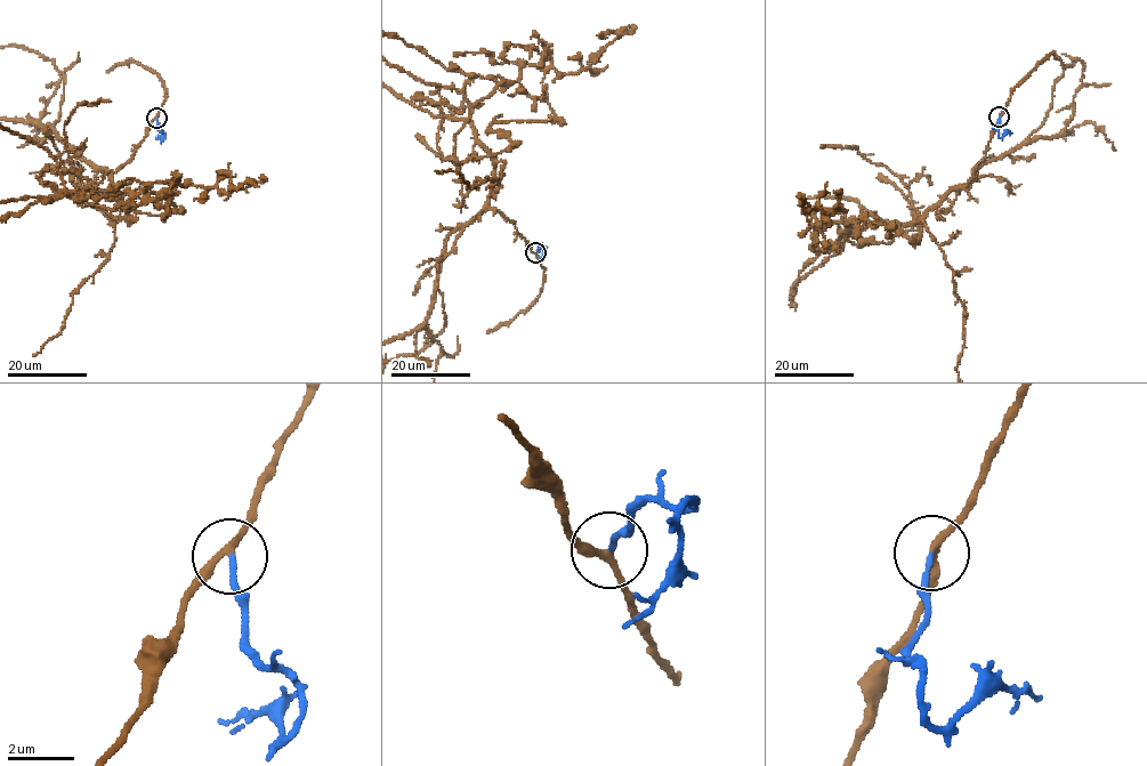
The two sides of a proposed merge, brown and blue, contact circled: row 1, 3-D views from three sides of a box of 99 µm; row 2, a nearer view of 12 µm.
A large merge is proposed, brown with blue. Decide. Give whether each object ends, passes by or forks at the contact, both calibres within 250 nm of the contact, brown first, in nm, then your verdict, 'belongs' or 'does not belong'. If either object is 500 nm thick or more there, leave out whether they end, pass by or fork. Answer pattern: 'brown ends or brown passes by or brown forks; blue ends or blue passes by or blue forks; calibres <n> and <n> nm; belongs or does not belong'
brown passes by; blue ends; calibres 200 and 150 nm; belongs

